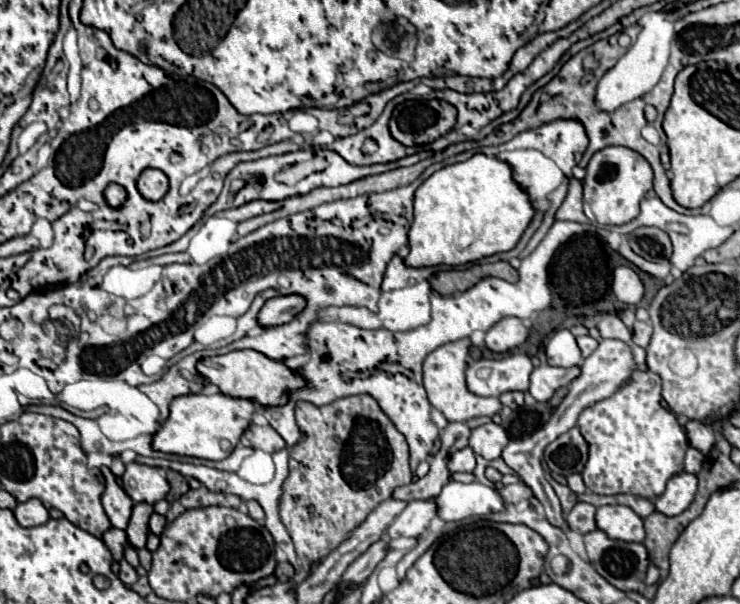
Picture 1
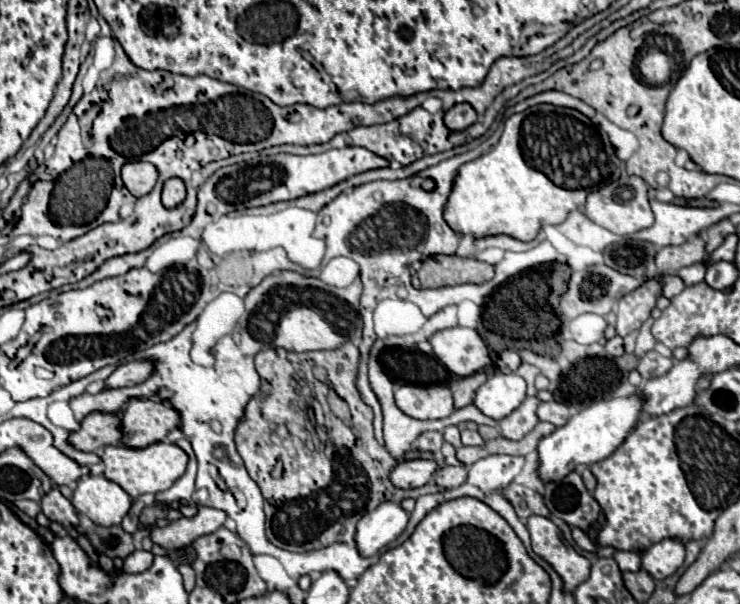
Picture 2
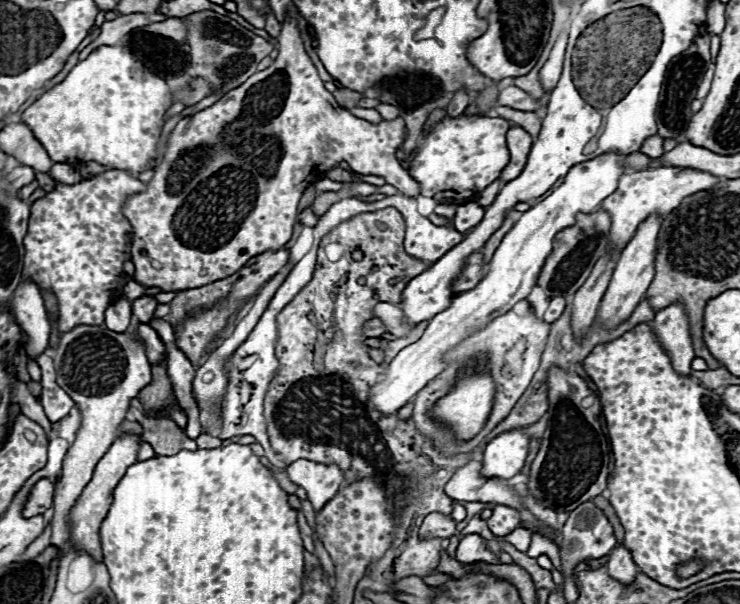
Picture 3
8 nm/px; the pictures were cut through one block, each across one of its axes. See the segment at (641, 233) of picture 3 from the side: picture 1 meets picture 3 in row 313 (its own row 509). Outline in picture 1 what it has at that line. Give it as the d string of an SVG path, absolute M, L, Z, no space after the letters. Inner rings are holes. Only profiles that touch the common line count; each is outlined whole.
M628 506L598 508L596 526L614 540L624 540L624 542L642 542L644 540L642 518Z

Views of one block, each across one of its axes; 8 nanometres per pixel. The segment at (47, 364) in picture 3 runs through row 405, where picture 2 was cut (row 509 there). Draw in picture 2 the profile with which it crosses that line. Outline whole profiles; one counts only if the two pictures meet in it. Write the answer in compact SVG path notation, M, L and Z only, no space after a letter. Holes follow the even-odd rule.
M52 488L40 502L42 506L42 514L50 520L56 522L64 528L78 528L80 520L78 520L78 512L74 510L74 506L70 504L70 500L58 490Z

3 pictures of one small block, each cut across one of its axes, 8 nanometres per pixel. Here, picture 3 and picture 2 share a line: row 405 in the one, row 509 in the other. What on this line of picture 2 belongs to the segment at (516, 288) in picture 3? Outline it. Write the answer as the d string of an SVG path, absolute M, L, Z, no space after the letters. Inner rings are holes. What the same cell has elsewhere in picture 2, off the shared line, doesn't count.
M382 502L366 512L356 526L356 544L362 554L372 556L392 544L404 530L410 514L394 502Z

